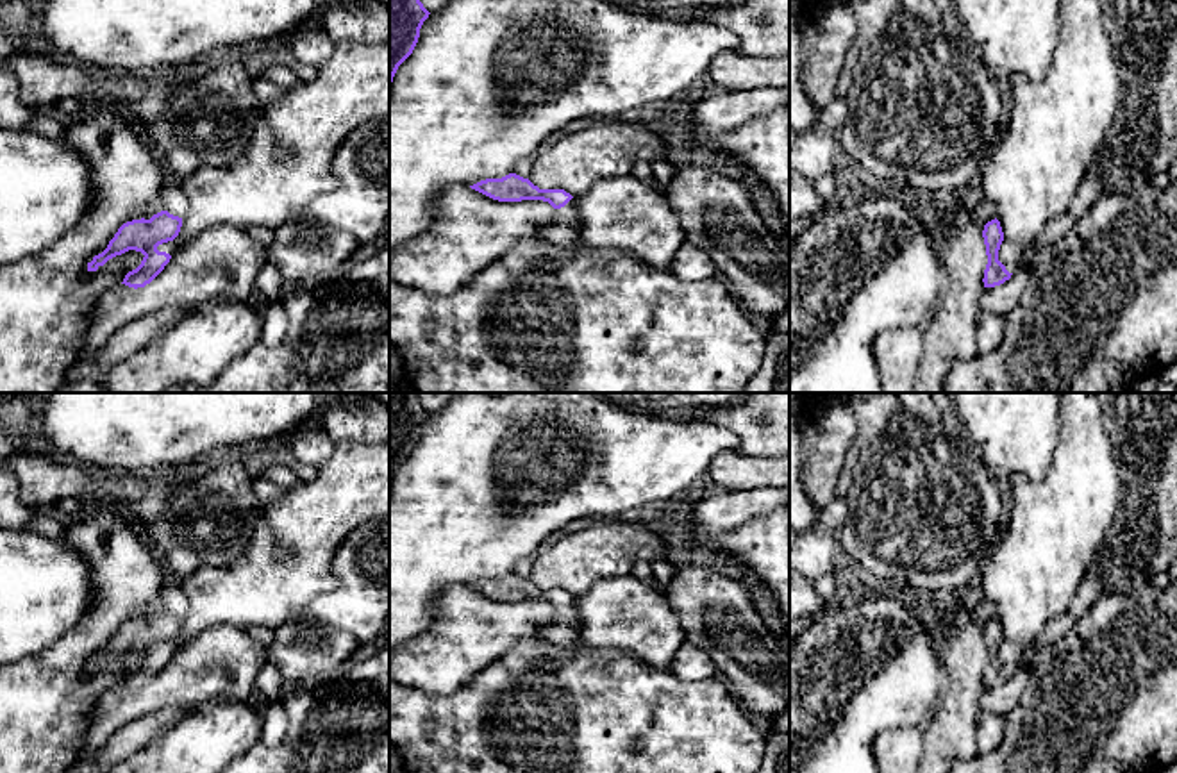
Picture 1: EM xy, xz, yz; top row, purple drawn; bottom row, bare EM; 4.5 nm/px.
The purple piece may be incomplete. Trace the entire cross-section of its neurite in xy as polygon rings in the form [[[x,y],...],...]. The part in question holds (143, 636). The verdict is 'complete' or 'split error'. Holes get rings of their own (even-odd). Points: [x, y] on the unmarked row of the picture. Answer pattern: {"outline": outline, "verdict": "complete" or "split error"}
{"outline": [[[161,611],[150,619],[141,618],[127,621],[118,628],[107,648],[102,653],[95,655],[91,662],[88,662],[88,671],[96,671],[109,659],[129,650],[136,650],[145,657],[136,669],[125,675],[121,684],[134,689],[145,687],[164,669],[170,659],[177,653],[179,643],[175,641],[175,637],[179,636],[180,627],[182,618],[173,616],[168,611]]], "verdict": "split error"}

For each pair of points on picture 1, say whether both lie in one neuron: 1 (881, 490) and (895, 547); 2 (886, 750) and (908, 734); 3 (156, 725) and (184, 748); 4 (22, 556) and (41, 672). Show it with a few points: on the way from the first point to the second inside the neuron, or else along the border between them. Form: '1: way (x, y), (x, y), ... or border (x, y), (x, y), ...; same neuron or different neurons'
1: way (895, 504), (895, 532); same neuron
2: way (892, 750), (902, 739); same neuron
3: border (190, 707), (170, 729), (159, 732), (133, 754); different neurons
4: border (74, 629), (47, 650), (18, 661); different neurons

